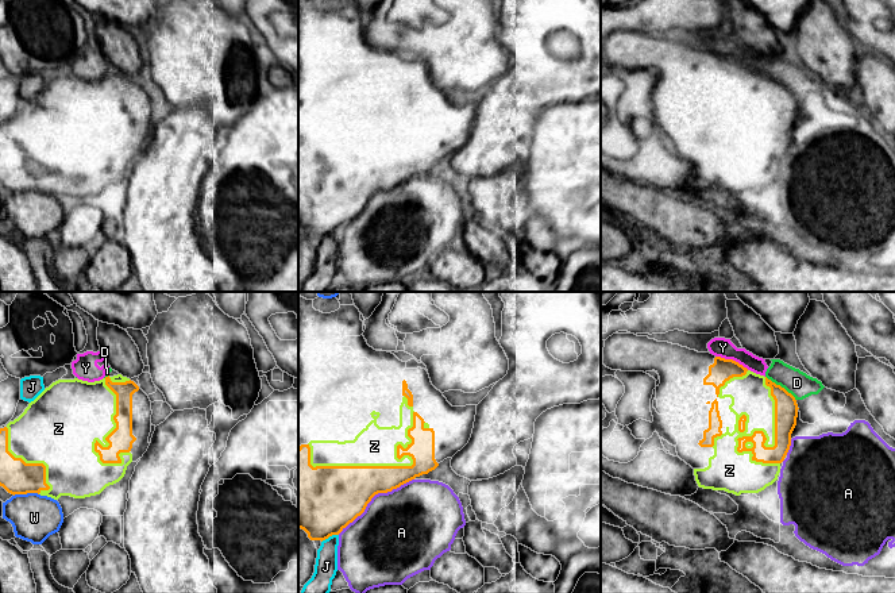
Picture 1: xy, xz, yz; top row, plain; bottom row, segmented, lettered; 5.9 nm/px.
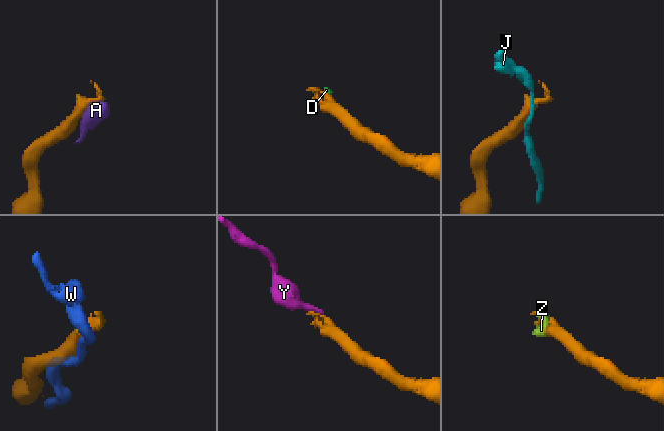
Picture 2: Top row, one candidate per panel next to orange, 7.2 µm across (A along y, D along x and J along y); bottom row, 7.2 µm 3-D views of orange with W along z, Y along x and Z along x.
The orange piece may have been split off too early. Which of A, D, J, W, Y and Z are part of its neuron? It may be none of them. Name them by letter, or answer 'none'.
Z

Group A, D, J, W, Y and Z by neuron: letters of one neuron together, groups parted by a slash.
A D Y / J / W / Z

